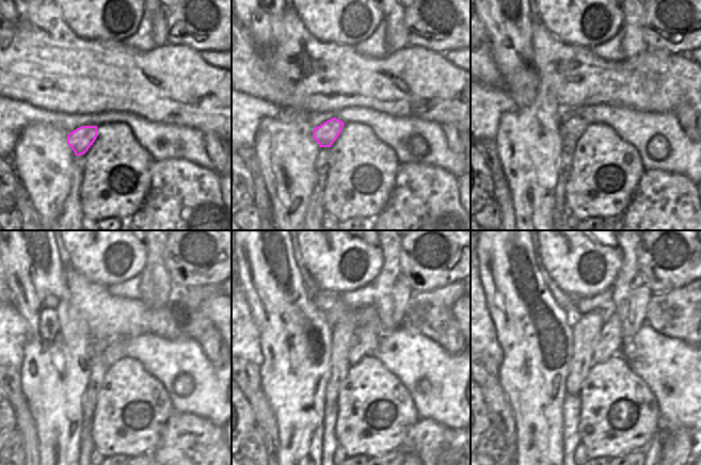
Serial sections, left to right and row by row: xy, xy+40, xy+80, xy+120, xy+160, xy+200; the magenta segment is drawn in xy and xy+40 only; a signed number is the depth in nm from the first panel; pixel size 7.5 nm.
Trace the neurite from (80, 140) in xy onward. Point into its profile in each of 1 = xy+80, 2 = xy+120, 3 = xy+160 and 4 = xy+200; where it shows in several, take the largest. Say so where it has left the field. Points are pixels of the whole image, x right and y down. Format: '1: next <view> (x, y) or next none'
1: next xy+80 (571, 130)
2: next xy+120 (115, 350)
3: next xy+160 (366, 339)
4: next xy+200 (609, 342)

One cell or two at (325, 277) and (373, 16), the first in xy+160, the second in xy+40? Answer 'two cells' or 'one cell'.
one cell

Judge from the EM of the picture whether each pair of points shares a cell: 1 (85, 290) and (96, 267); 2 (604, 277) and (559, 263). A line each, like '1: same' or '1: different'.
1: different
2: same

